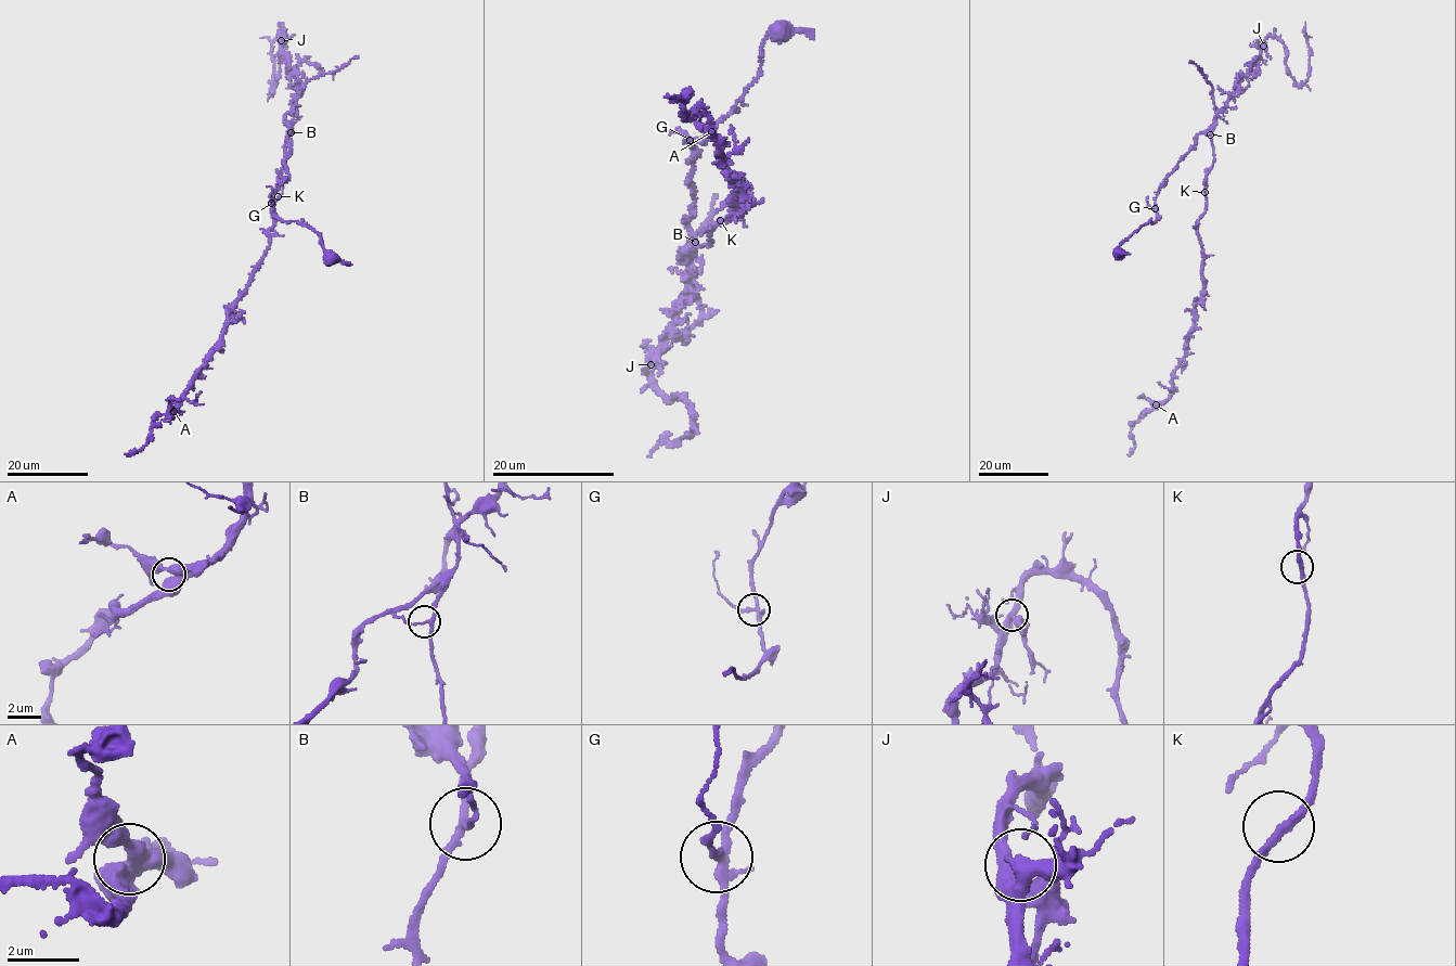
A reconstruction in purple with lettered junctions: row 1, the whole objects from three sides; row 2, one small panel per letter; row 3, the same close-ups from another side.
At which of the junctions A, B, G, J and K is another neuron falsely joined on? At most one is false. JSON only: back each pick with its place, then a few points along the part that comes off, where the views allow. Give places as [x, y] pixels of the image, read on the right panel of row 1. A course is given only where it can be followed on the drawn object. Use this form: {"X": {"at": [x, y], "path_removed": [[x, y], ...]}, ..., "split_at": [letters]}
{"B": {"at": [1210, 134], "path_removed": [[1210, 133], [1214, 162], [1196, 226], [1205, 284], [1195, 327], [1170, 397], [1132, 426], [1128, 455]]}, "split_at": ["B"]}

